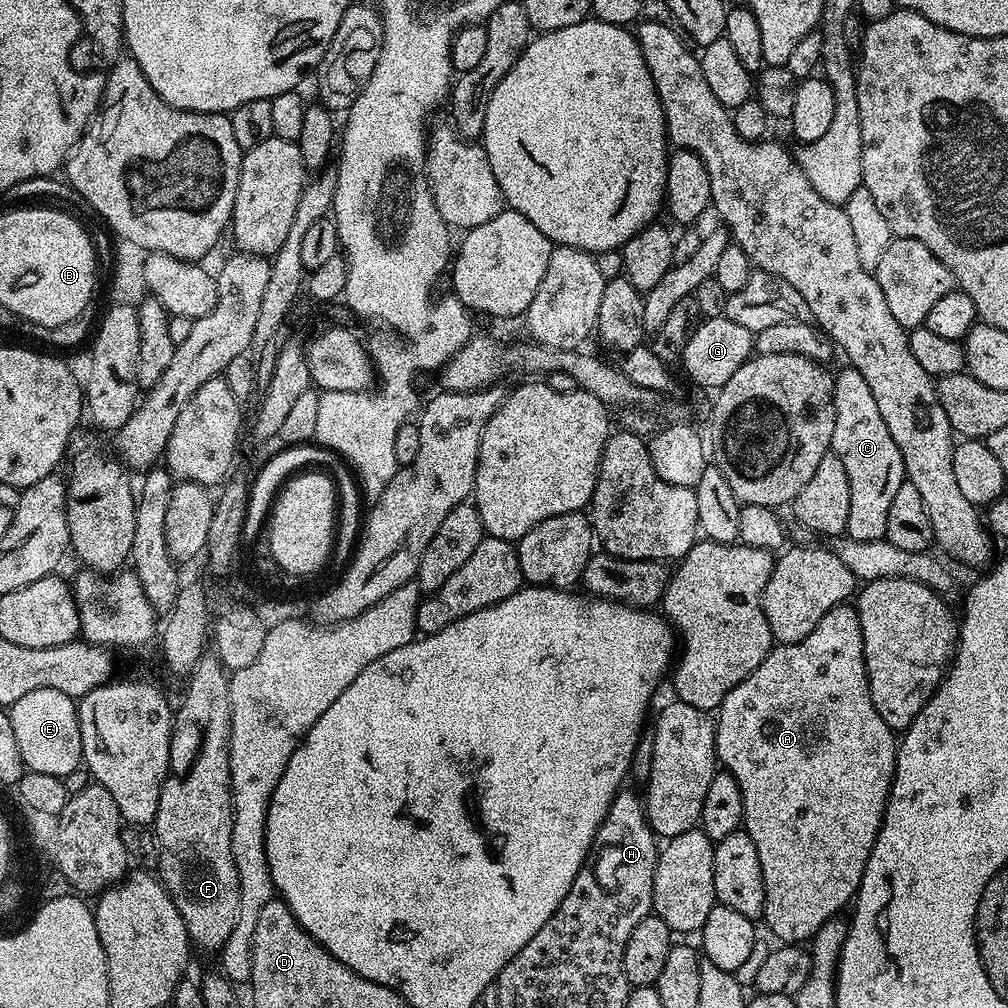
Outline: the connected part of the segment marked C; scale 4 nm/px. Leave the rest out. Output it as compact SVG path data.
M854 367L844 369L834 376L834 438L831 451L842 458L846 478L850 478L850 518L846 529L850 540L882 540L888 535L886 518L890 518L890 502L898 494L898 486L906 482L902 454L882 422L878 402L866 386L866 378Z

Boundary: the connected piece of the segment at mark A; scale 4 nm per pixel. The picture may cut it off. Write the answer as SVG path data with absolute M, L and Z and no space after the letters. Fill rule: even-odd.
M845 602L834 606L834 610L830 610L822 618L822 622L818 622L818 626L814 626L814 630L802 642L797 644L782 644L773 647L772 651L758 666L758 670L754 670L742 682L738 682L738 686L734 686L734 690L730 690L726 694L726 698L720 703L718 715L715 717L716 726L716 758L722 765L723 771L728 772L738 782L738 786L742 790L742 806L744 807L744 823L743 831L750 834L750 838L754 842L754 846L758 850L758 862L762 862L762 878L764 879L764 915L763 923L768 923L768 928L777 936L777 941L783 942L788 946L796 946L801 942L811 941L816 935L817 930L830 919L833 919L844 907L849 907L850 901L855 897L860 883L864 877L864 867L872 853L872 847L876 841L876 836L880 832L880 823L884 820L884 808L888 805L888 792L892 789L892 775L896 772L896 750L898 747L897 733L885 722L878 714L878 710L872 701L872 695L868 693L868 671L864 665L864 643L862 642L862 626L860 625L860 614L855 607L851 608L851 603Z

